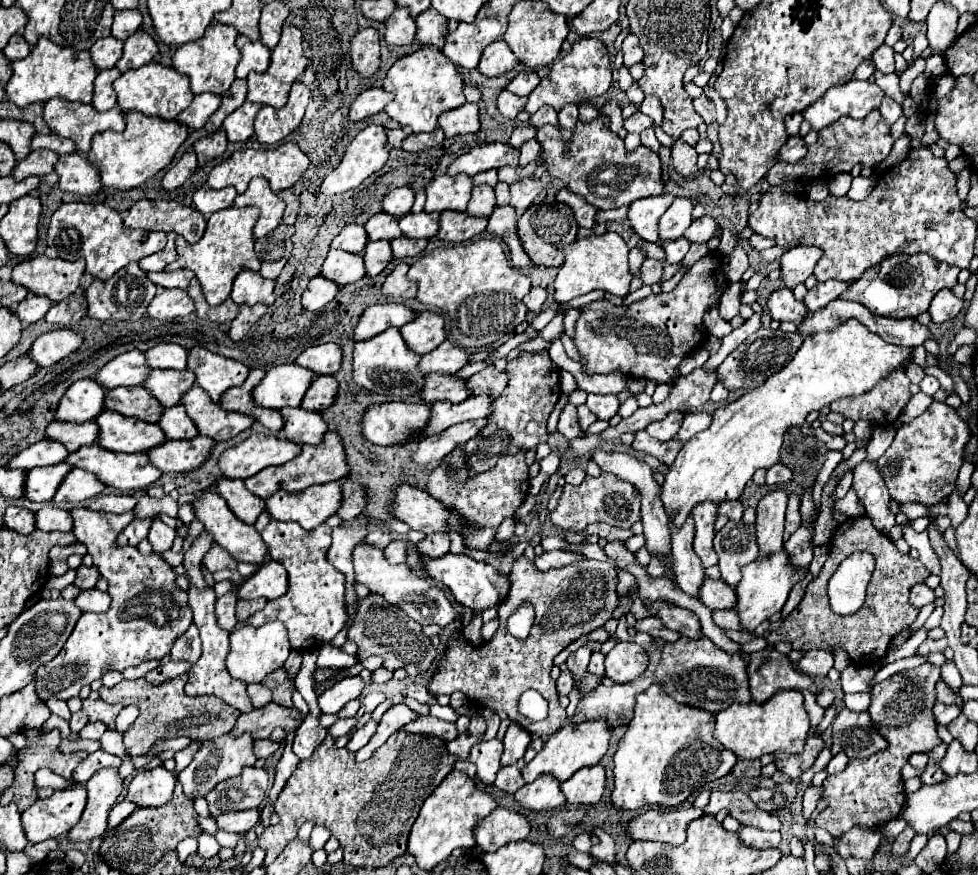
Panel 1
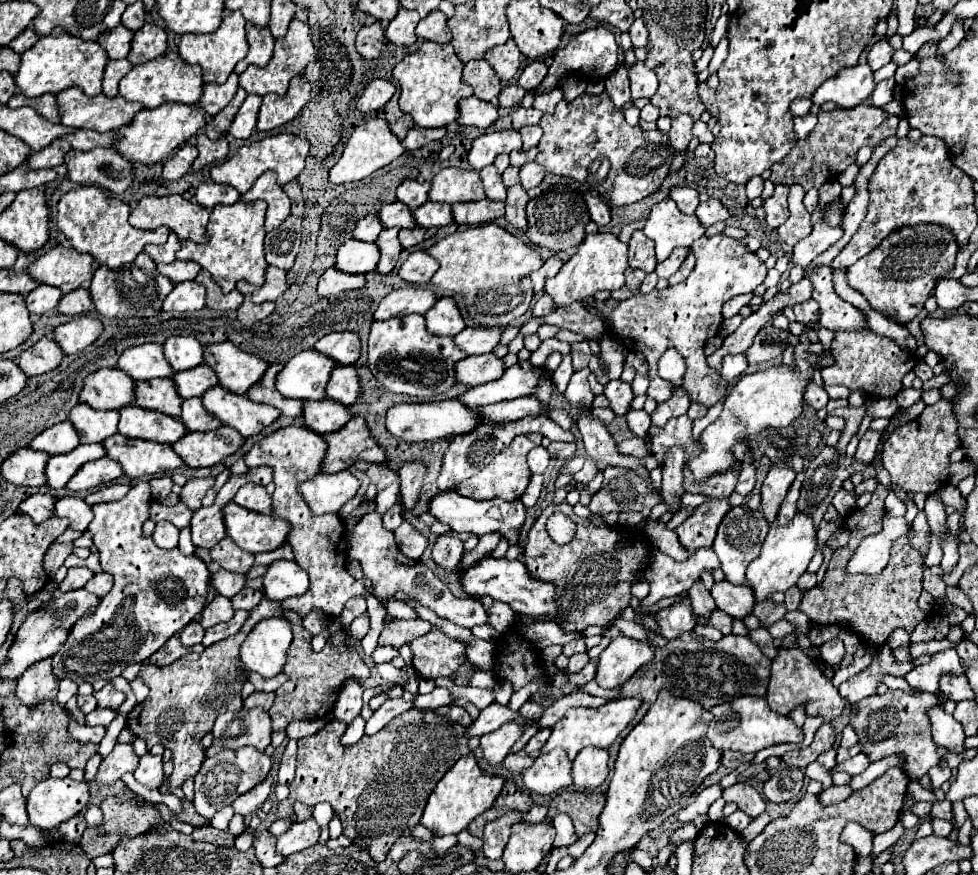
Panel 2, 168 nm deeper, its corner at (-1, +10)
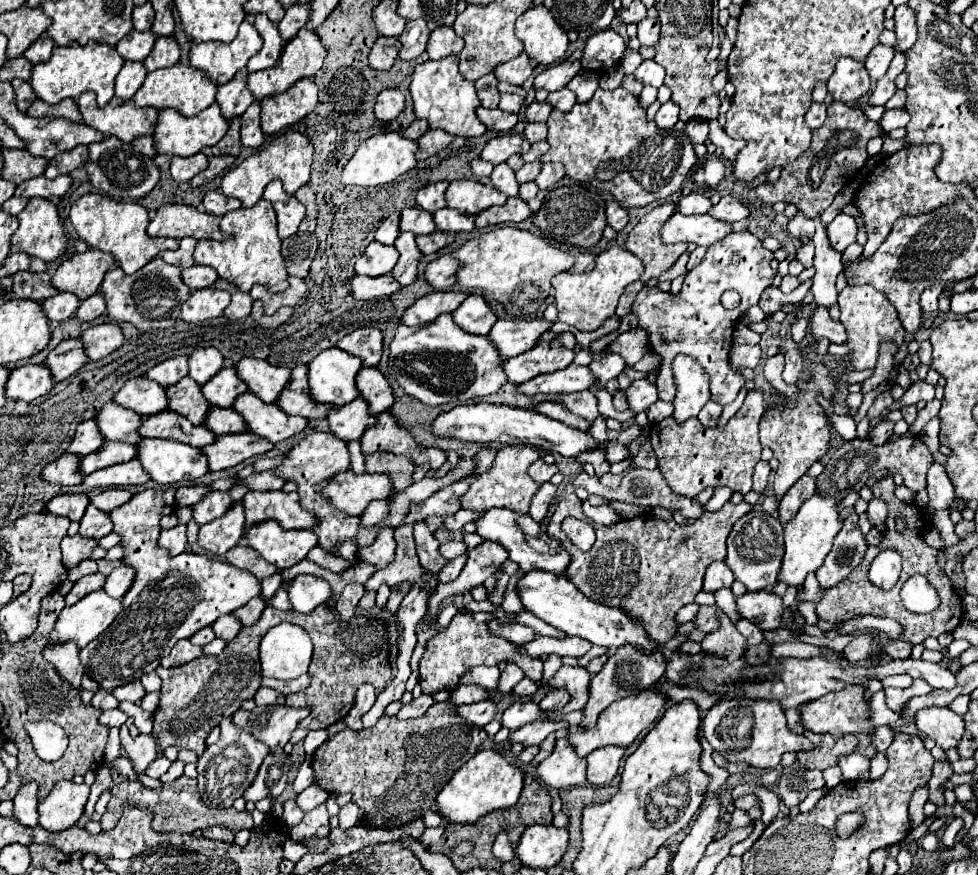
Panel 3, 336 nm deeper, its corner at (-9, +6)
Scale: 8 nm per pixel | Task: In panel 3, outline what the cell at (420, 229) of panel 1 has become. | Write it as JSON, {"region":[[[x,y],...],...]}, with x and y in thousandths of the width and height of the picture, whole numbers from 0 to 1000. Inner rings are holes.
{"region":[[[458,237],[448,239],[444,243],[444,253],[450,264],[468,266],[468,264],[483,264],[485,262],[485,248],[474,246],[470,241],[464,241],[464,239],[458,239]]]}

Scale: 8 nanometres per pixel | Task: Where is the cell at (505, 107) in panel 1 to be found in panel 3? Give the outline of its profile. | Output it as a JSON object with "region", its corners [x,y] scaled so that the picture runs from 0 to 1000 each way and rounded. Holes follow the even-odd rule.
{"region":[[[511,106],[511,118],[509,118],[509,125],[513,127],[519,127],[519,129],[530,129],[532,122],[534,122],[536,113],[528,106]]]}

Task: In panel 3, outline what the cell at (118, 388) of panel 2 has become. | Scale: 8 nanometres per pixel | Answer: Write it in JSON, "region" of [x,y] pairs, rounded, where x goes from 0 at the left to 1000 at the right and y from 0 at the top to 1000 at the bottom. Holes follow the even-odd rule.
{"region":[[[149,431],[133,433],[117,454],[121,463],[127,463],[129,467],[135,467],[147,477],[160,474],[164,470],[172,467],[170,445],[162,440],[160,435],[153,435]]]}

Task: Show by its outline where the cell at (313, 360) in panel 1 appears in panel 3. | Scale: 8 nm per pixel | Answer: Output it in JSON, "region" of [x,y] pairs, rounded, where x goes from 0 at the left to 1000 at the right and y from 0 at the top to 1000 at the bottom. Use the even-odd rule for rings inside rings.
{"region":[[[384,374],[364,376],[362,381],[350,385],[344,397],[368,408],[372,413],[372,417],[382,419],[391,410],[391,381]]]}

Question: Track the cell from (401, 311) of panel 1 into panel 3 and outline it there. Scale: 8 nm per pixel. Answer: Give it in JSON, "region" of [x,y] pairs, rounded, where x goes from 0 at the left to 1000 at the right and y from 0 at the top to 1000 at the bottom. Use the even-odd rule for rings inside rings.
{"region":[[[442,333],[429,339],[411,362],[413,371],[442,369],[450,358],[464,358],[481,335],[474,333]]]}

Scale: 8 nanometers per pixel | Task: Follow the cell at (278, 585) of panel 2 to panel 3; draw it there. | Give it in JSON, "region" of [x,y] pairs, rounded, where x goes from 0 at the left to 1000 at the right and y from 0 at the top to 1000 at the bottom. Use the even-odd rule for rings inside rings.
{"region":[[[305,657],[305,659],[301,659],[301,664],[294,673],[294,682],[297,682],[301,698],[317,701],[339,682],[339,671],[335,664],[331,664],[327,659]]]}

